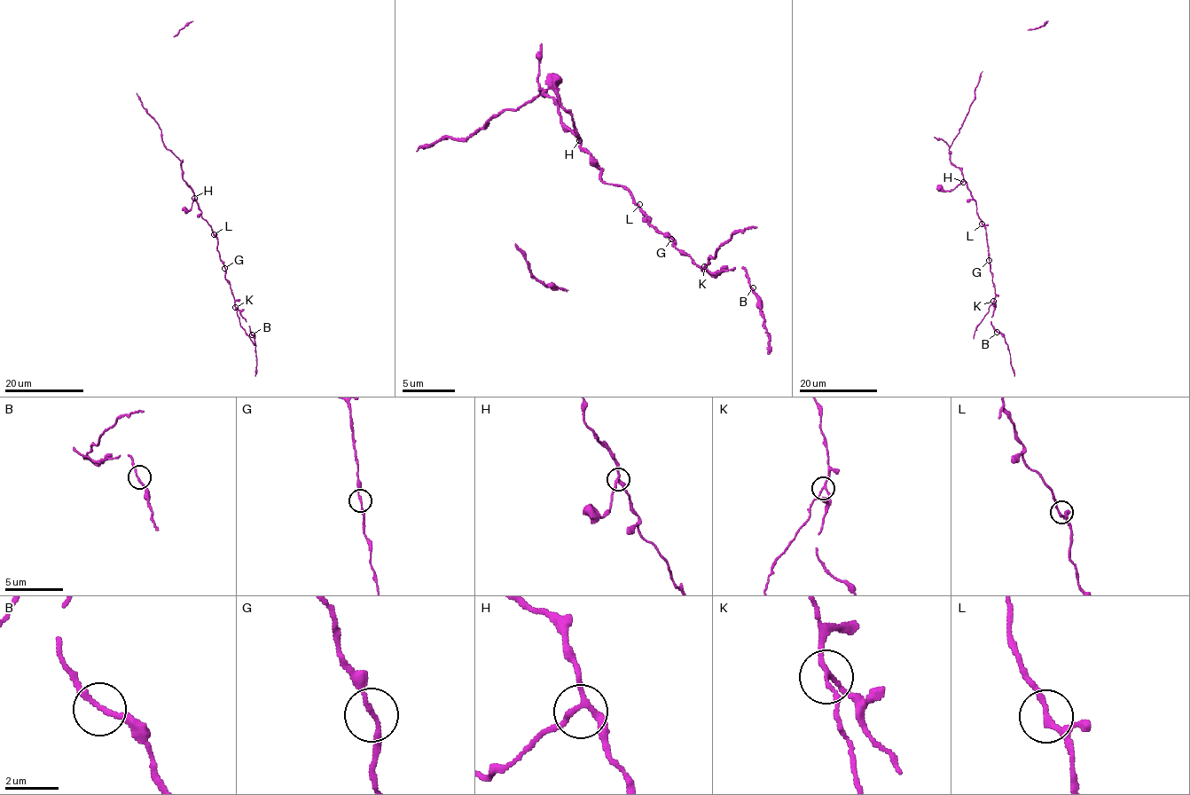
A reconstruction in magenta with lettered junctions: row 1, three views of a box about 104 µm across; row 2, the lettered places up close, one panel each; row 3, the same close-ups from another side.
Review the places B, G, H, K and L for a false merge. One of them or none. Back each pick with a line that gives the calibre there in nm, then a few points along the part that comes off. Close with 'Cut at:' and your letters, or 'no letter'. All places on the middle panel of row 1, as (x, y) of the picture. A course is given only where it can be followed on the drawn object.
K: 140 nm thick; foreign part runs (705, 267), (708, 258), (714, 258), (732, 236), (745, 227), (756, 228)
Cut at: K

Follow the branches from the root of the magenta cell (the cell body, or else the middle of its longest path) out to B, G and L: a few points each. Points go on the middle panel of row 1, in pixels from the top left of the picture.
B: (573, 133), (603, 180), (625, 187), (649, 225), (675, 239), (699, 269), (713, 273), (744, 268), (753, 287)
G: (573, 133), (599, 170), (603, 180), (625, 187), (647, 217), (649, 225), (671, 239)
L: (573, 133), (599, 170), (603, 180), (625, 187), (639, 204)

